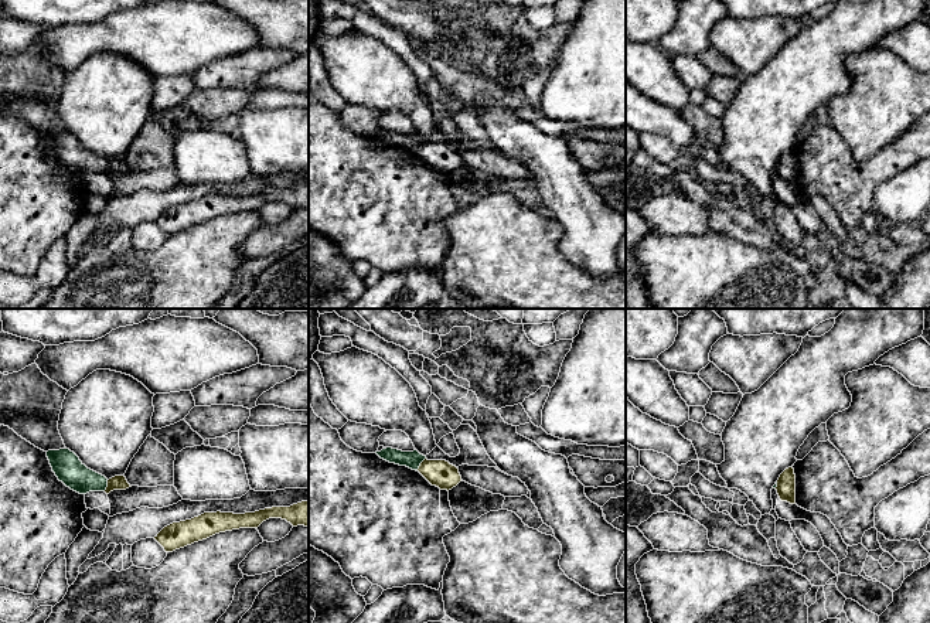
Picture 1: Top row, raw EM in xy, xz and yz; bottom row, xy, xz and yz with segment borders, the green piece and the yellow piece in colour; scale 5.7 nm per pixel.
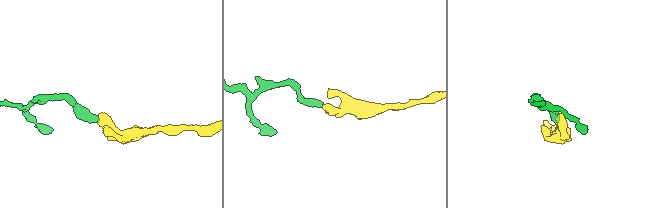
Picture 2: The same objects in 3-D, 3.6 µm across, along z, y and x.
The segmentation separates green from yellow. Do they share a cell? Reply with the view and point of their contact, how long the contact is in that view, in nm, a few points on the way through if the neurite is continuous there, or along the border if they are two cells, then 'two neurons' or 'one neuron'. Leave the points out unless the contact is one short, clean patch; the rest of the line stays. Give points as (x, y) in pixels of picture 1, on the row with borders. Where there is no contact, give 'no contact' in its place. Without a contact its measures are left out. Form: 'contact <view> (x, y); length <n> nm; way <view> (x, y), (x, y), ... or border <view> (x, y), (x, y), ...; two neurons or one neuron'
contact xz (419, 465); length 90 nm; border xz (425, 458), (416, 470); two neurons

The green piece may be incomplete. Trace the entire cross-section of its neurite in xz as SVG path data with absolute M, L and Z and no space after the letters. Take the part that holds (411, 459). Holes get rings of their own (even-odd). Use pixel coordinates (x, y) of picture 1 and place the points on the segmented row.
M386 447L381 452L375 452L381 459L395 463L399 466L406 466L412 470L419 469L420 463L426 459L426 456L420 455L418 450L413 452L402 452L398 449Z

